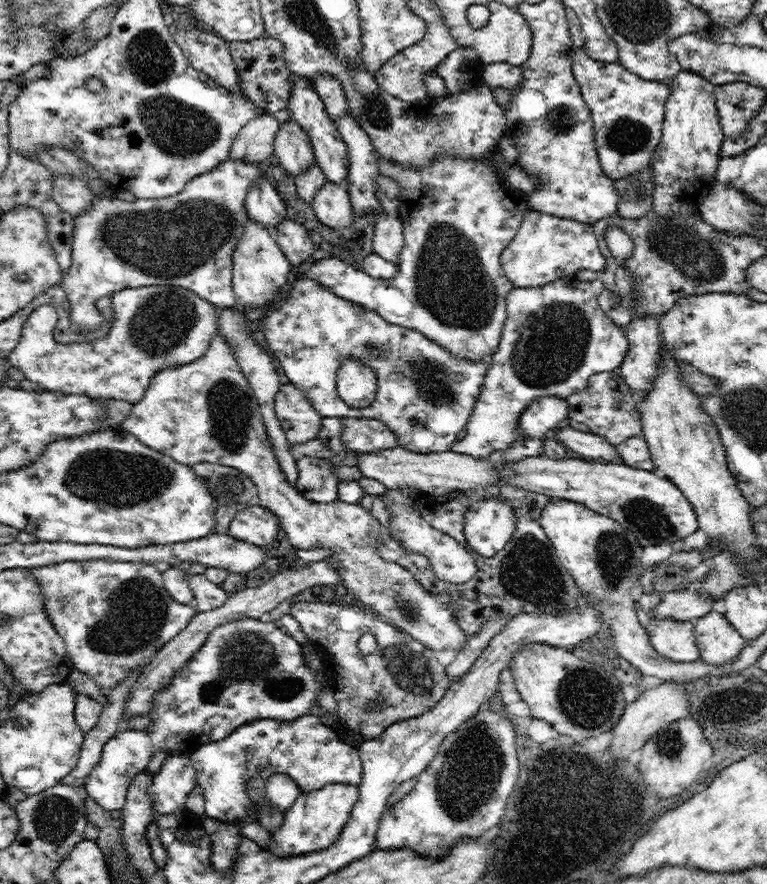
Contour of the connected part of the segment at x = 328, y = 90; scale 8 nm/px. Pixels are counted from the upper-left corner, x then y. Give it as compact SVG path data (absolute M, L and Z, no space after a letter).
M320 74L313 81L314 89L320 96L328 117L336 124L338 123L349 111L349 102L342 91L342 84L338 83L332 77L324 77Z

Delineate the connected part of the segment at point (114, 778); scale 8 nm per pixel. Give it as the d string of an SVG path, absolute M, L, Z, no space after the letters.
M239 618L215 627L202 646L188 658L188 662L184 662L184 666L174 672L169 688L153 697L152 710L148 712L153 720L149 730L129 730L124 727L103 746L101 759L85 778L85 790L110 813L110 817L122 818L128 786L136 774L147 770L148 762L155 752L163 751L168 756L178 751L190 757L199 746L222 740L246 723L268 718L296 720L310 713L318 701L320 684L327 681L323 673L317 677L316 673L312 673L304 661L302 645L288 632L277 628L274 621Z

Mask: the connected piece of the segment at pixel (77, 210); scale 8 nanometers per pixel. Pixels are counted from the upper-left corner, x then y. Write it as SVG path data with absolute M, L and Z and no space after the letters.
M53 174L52 197L64 213L74 218L85 214L94 196L84 180L69 174Z

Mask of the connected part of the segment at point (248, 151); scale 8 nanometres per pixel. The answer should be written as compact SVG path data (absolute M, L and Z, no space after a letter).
M264 113L250 120L236 135L229 159L265 163L275 150L273 143L280 126L280 115Z

